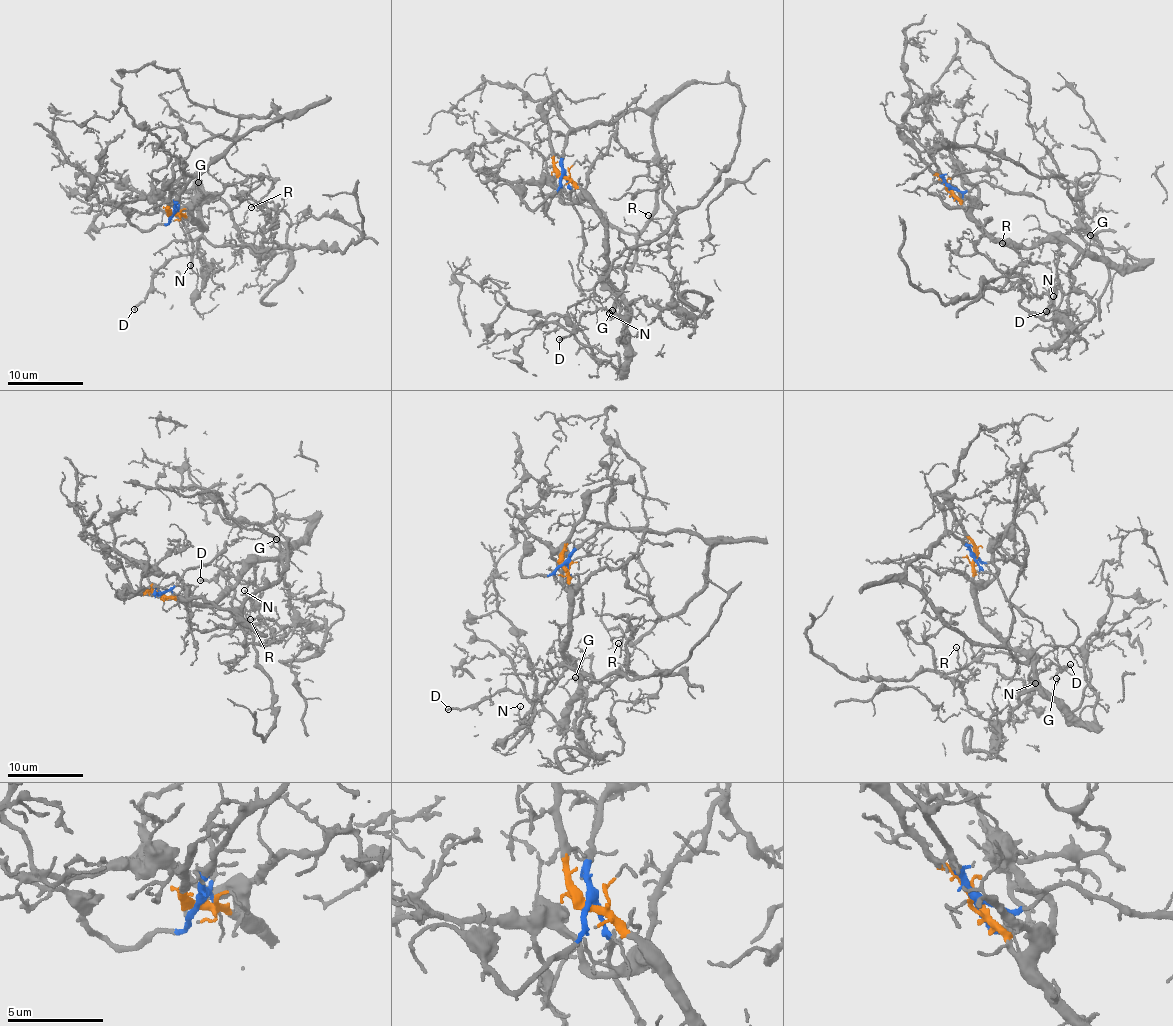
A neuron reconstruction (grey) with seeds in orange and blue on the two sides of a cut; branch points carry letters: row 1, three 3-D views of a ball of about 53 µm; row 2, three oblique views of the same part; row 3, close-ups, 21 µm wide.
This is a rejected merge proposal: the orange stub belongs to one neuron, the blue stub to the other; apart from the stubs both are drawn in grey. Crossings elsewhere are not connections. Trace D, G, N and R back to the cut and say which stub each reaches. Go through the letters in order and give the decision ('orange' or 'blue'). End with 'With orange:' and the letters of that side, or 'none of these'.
D: orange
G: orange
N: orange
R: orange
With orange: D, G, N, R

